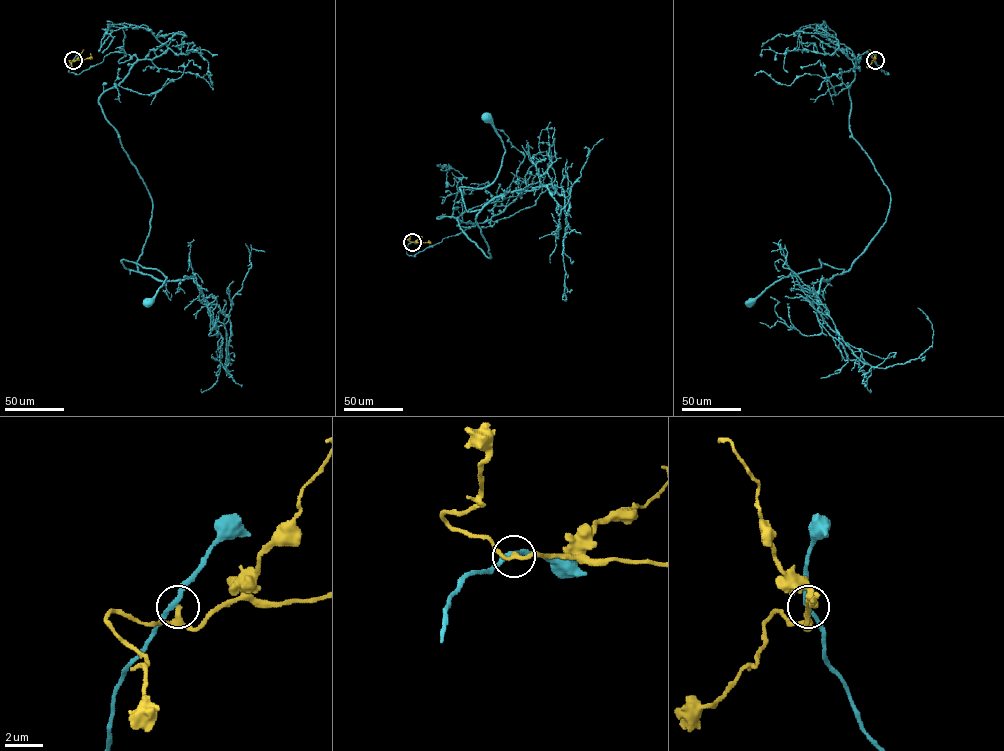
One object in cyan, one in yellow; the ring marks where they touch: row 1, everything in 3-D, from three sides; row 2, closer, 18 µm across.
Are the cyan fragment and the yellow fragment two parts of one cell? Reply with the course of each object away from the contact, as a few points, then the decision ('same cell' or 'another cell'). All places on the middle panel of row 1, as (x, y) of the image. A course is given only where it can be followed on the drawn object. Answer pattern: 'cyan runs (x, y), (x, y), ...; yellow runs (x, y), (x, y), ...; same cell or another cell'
cyan runs (412, 242), (476, 224), (452, 217), (491, 258), (460, 188), (501, 164), (485, 117); yellow runs (412, 242), (428, 240); another cell

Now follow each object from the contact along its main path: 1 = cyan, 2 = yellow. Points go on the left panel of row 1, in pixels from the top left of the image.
1: (73, 60), (137, 58), (99, 105), (152, 200), (141, 272), (121, 261), (166, 277), (147, 302)
2: (73, 60), (89, 58), (90, 53)

